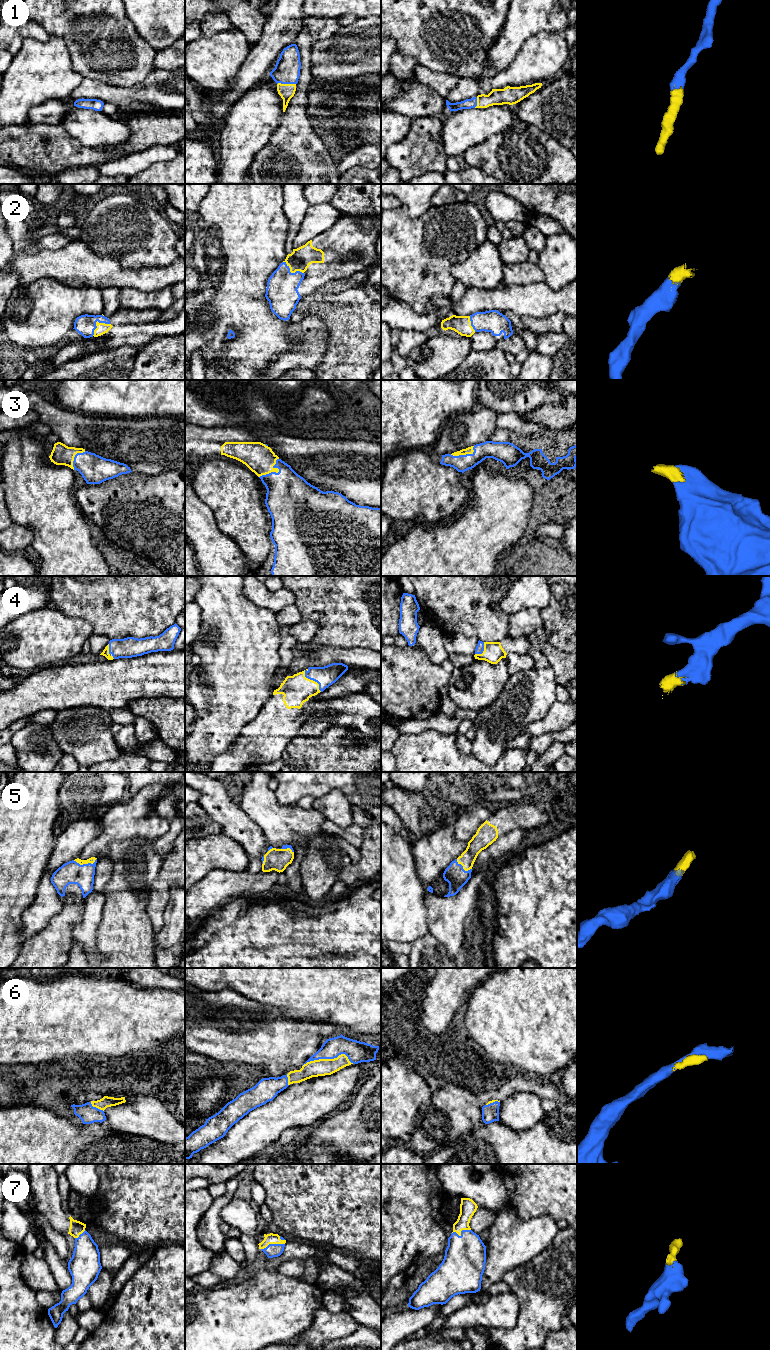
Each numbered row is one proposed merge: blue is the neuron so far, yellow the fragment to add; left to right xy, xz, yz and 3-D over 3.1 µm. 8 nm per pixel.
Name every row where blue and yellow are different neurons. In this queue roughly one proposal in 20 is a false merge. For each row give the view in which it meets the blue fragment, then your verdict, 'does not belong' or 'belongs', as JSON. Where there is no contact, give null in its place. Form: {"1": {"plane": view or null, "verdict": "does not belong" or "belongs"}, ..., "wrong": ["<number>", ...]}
{"1": {"plane": "xz", "verdict": "belongs"}, "2": {"plane": "xy", "verdict": "belongs"}, "3": {"plane": "xz", "verdict": "belongs"}, "4": {"plane": "xz", "verdict": "belongs"}, "5": {"plane": "xy", "verdict": "belongs"}, "6": {"plane": "xz", "verdict": "belongs"}, "7": {"plane": "xz", "verdict": "belongs"}, "wrong": []}

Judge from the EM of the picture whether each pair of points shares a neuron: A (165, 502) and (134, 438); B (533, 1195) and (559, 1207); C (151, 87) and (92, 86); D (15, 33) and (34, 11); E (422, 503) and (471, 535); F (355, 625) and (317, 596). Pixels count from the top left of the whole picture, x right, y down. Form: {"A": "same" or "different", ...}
{"A": "different", "B": "same", "C": "same", "D": "different", "E": "different", "F": "same"}

